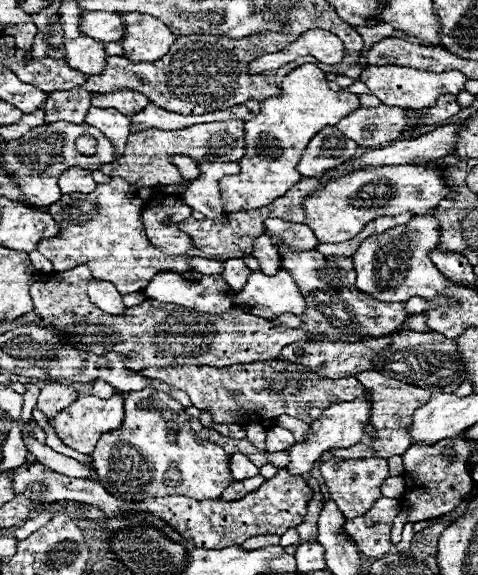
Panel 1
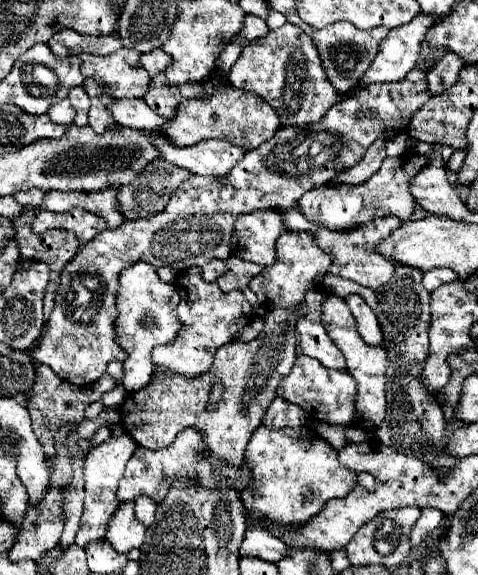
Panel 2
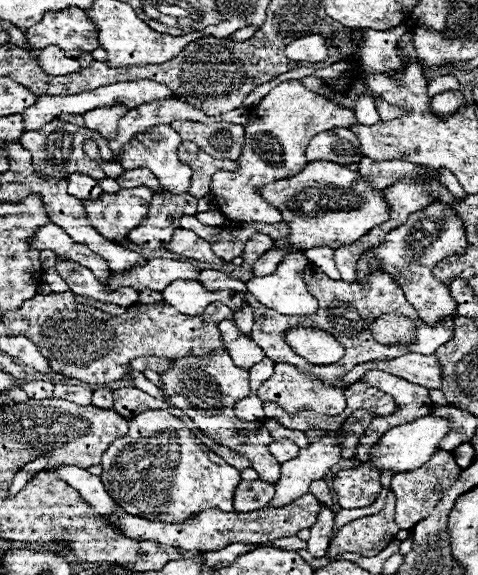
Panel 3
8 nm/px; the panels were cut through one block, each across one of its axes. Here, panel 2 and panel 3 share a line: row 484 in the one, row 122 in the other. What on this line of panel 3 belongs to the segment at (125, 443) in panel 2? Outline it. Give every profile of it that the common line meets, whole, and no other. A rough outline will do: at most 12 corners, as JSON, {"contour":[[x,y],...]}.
{"contour":[[122,104],[94,108],[84,126],[106,140],[116,138],[118,120],[128,112]]}

